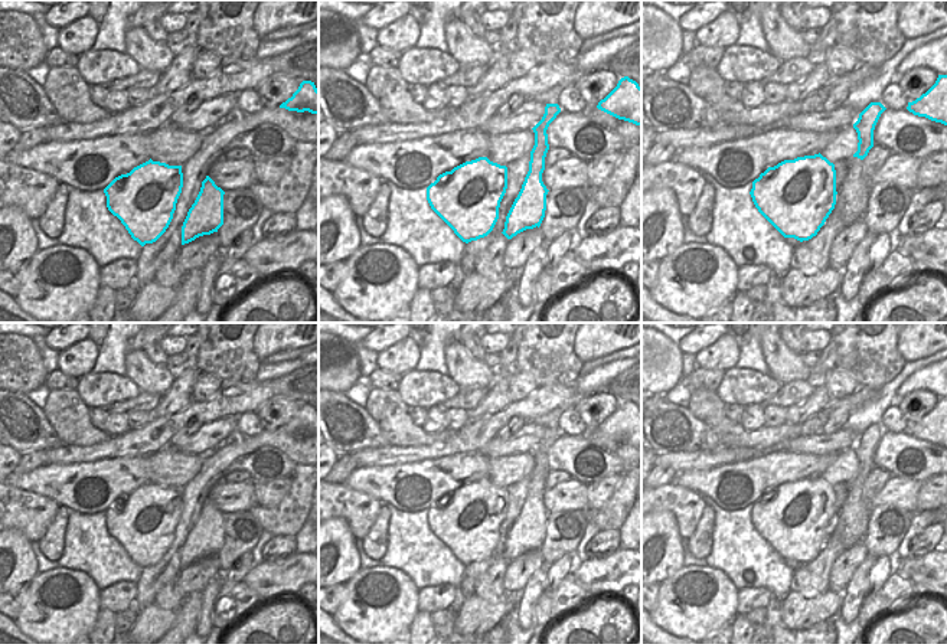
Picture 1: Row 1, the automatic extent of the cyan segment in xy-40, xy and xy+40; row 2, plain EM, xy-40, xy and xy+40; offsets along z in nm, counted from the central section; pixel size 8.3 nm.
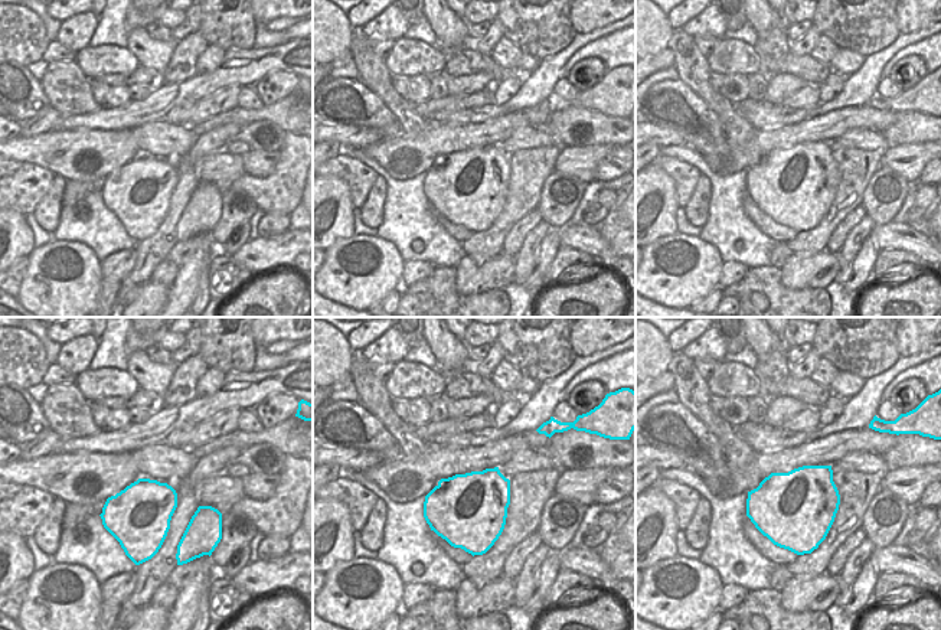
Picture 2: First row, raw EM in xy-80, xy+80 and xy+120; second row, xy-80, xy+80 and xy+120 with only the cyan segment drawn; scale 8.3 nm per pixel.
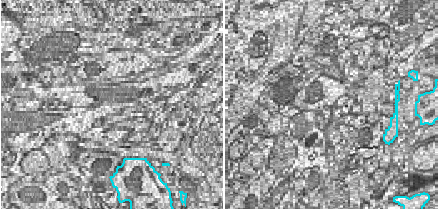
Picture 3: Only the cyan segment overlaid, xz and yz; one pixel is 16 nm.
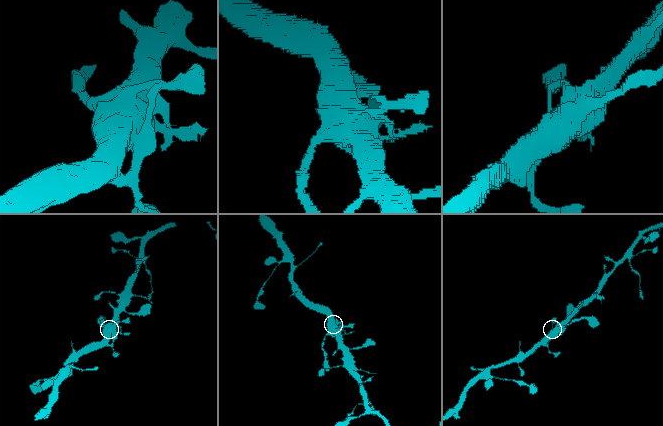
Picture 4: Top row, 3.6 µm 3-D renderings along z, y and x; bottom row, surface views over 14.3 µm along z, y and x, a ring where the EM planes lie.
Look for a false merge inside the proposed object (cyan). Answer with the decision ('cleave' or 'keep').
keep

